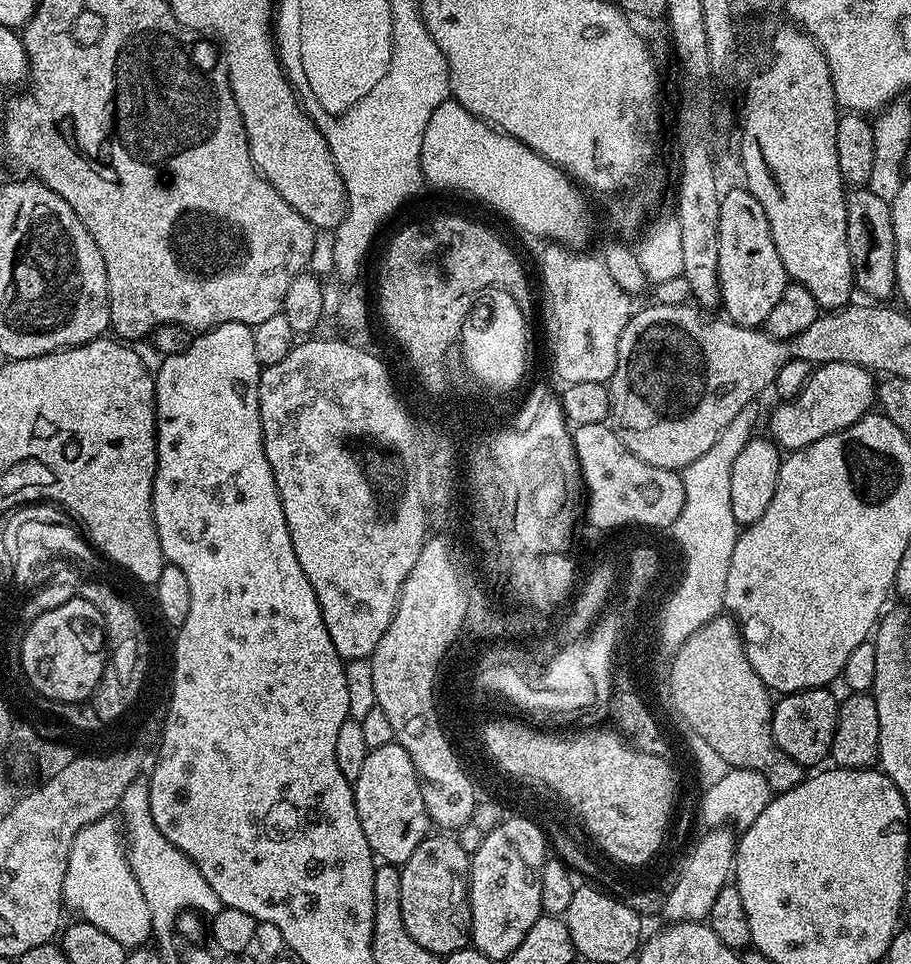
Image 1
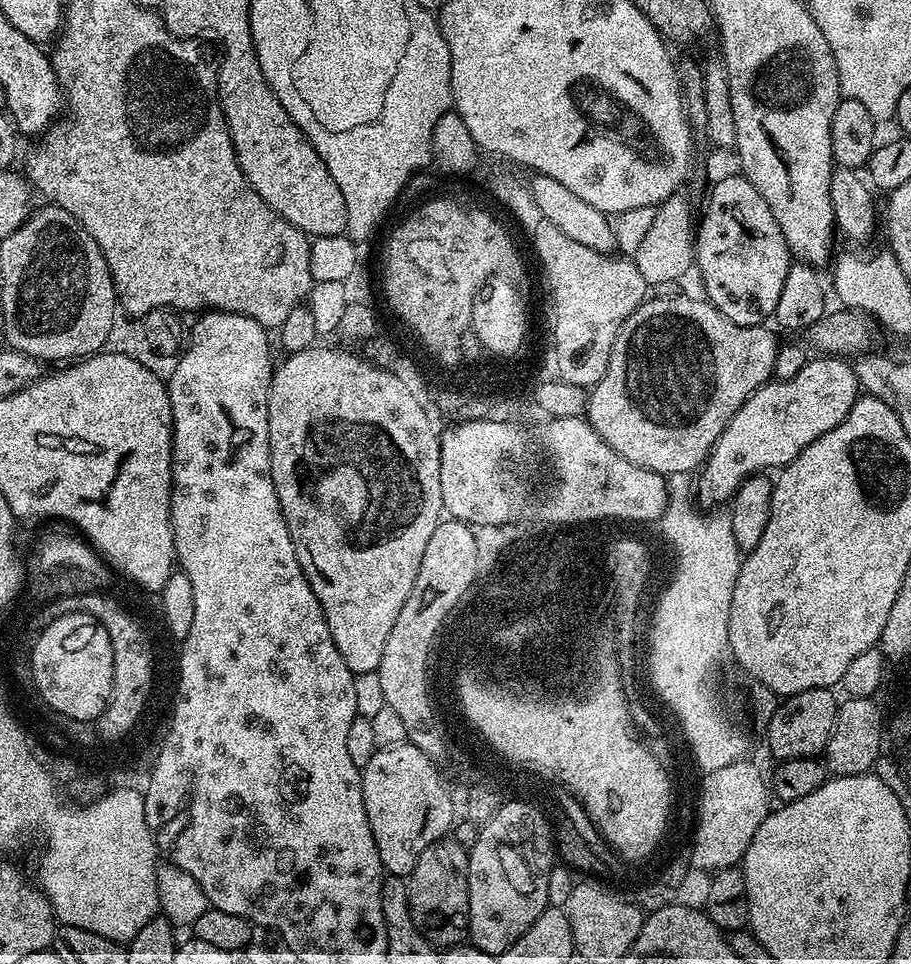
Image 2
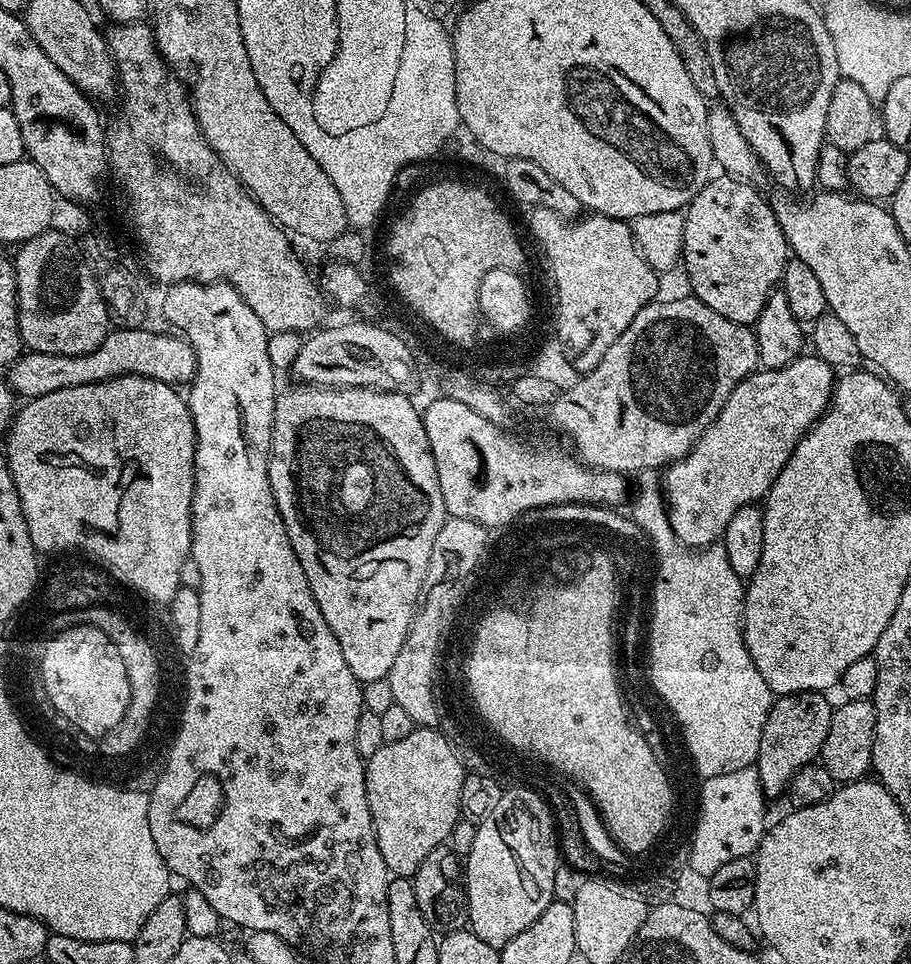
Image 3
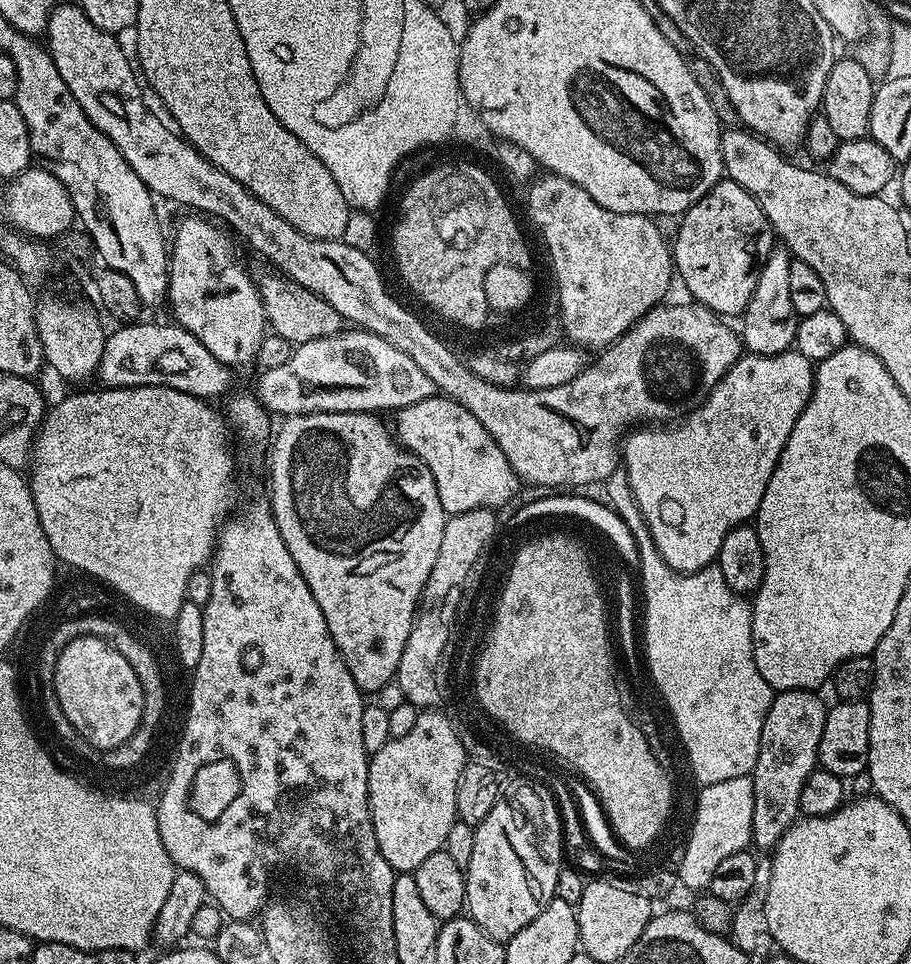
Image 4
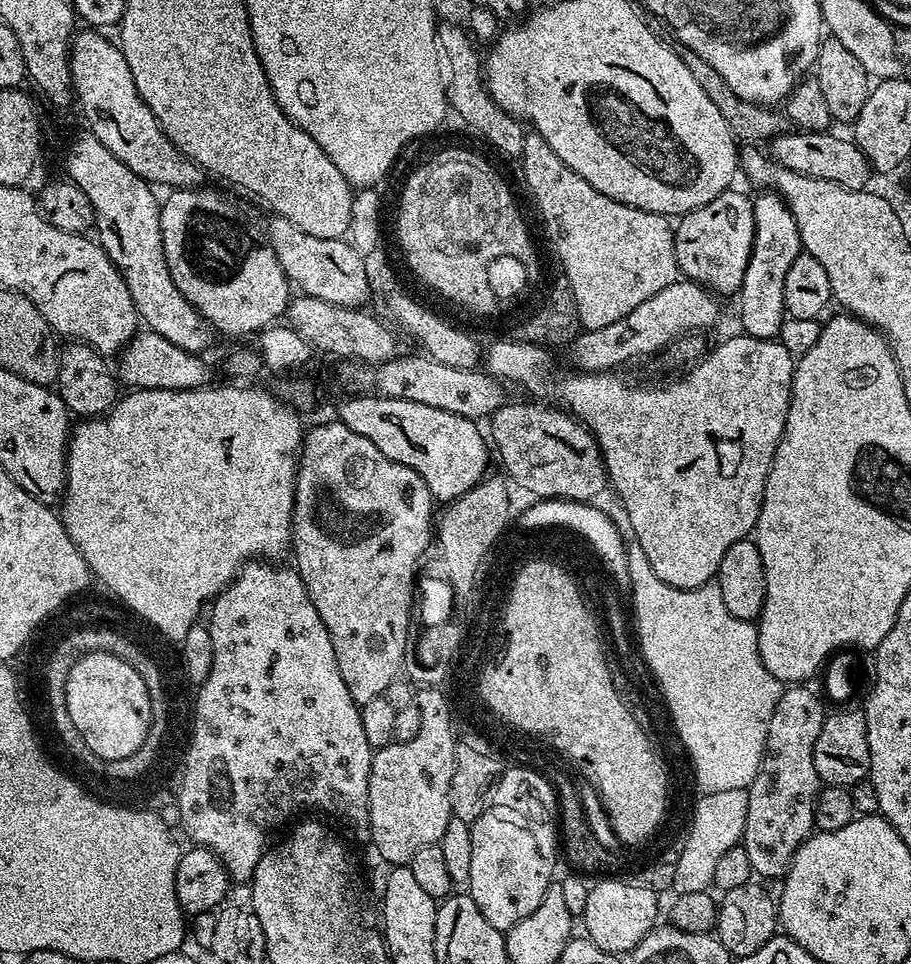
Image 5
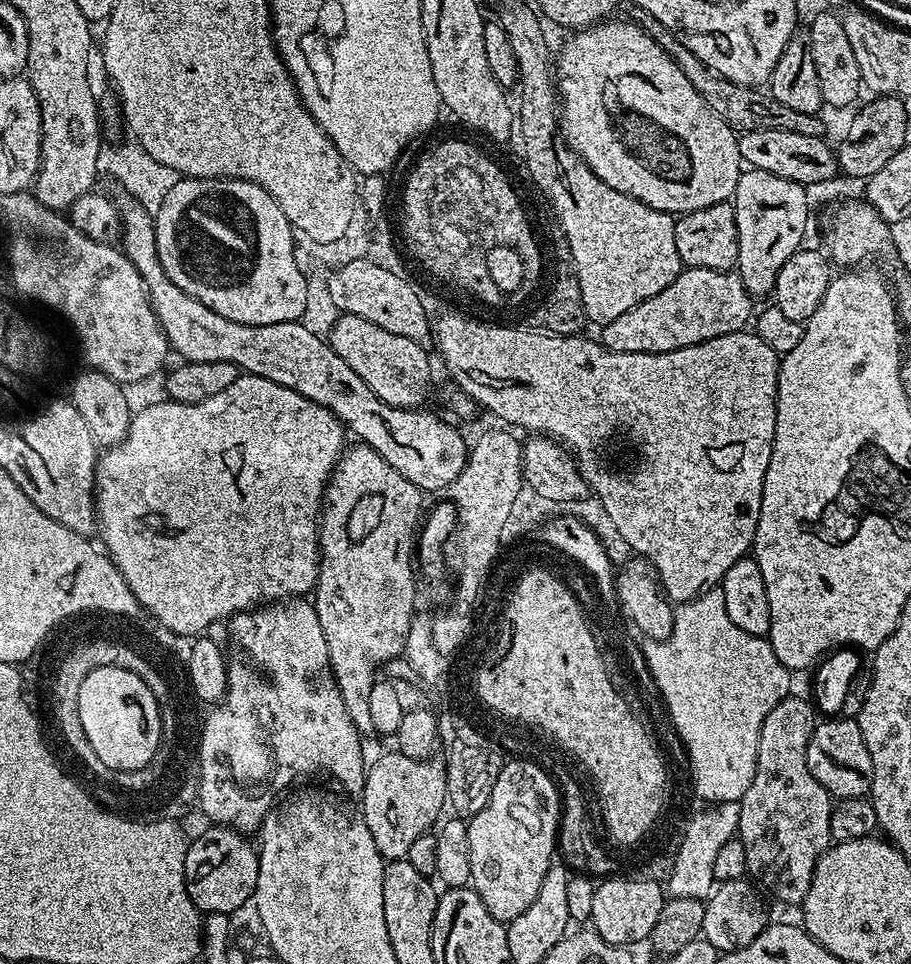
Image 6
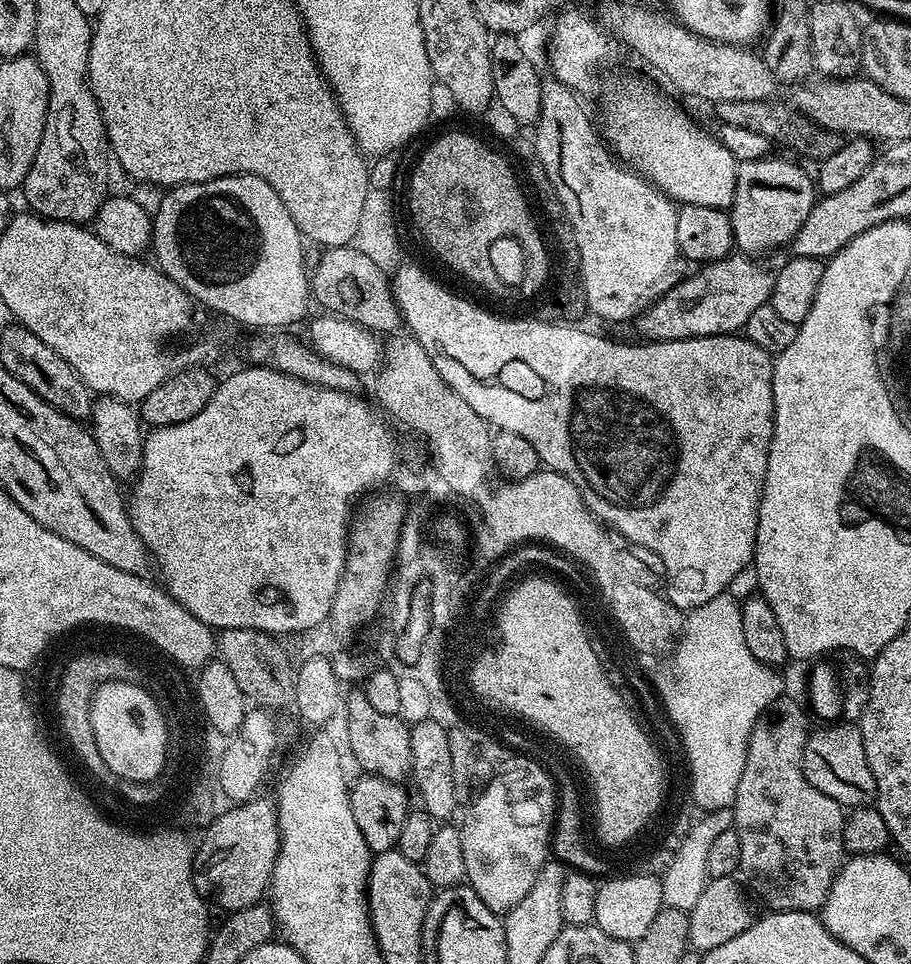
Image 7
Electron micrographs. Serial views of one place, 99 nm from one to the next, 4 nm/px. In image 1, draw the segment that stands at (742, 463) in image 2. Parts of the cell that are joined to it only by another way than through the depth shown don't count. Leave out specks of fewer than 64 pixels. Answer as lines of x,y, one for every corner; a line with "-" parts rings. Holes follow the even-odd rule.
850,362
821,364
808,377
795,400
777,403
768,420
771,439
784,450
805,448
818,442
818,438
849,428
873,411
877,400
878,380
869,369

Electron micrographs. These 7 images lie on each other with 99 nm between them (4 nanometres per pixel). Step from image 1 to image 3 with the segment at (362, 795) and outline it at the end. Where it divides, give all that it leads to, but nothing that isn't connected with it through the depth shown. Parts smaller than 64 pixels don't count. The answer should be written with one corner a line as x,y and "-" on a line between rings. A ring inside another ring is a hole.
418,726
407,738
384,744
378,750
378,754
367,757
364,781
372,829
376,835
378,850
382,854
382,862
386,862
392,876
415,876
418,866
422,866
425,858
447,841
457,820
462,816
460,795
465,775
460,754
448,737
436,728

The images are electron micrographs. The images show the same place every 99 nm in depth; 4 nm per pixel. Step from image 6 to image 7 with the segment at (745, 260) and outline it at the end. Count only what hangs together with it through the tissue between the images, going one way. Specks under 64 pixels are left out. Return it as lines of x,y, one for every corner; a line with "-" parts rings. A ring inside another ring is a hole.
772,159
745,160
736,170
736,189
730,209
732,239
744,254
771,254
791,245
818,199
818,188
811,175
807,176
788,160

